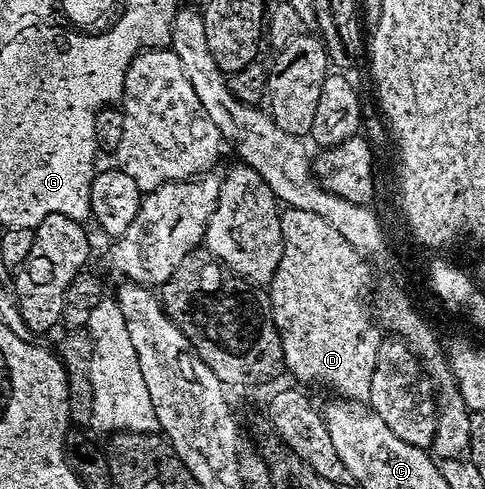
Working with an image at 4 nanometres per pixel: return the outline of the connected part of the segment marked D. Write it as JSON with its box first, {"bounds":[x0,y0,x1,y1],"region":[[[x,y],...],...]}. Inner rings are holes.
{"bounds":[266,212,382,400],"region":[[[308,212],[304,214],[304,218],[300,218],[300,214],[290,214],[288,218],[280,215],[280,231],[282,234],[288,234],[288,250],[282,248],[282,259],[278,260],[278,268],[272,274],[272,281],[267,283],[266,293],[268,299],[272,302],[272,322],[276,326],[276,330],[280,334],[280,343],[282,344],[282,352],[284,353],[284,365],[287,373],[292,373],[300,382],[317,382],[320,386],[329,386],[336,394],[341,394],[344,400],[364,400],[368,397],[368,385],[374,376],[374,364],[376,363],[376,353],[382,341],[381,331],[377,324],[370,317],[369,311],[364,311],[360,307],[360,286],[370,280],[370,266],[366,263],[362,266],[356,266],[356,255],[360,252],[354,247],[348,250],[348,245],[344,246],[344,242],[340,242],[342,233],[332,234],[332,230],[328,230],[328,225],[324,226],[324,221],[320,222],[321,216],[312,218],[314,213]]]}

